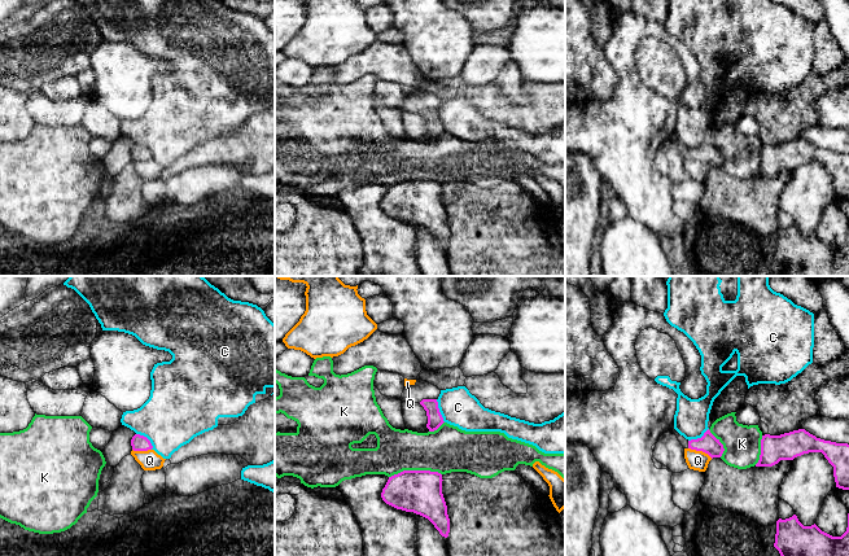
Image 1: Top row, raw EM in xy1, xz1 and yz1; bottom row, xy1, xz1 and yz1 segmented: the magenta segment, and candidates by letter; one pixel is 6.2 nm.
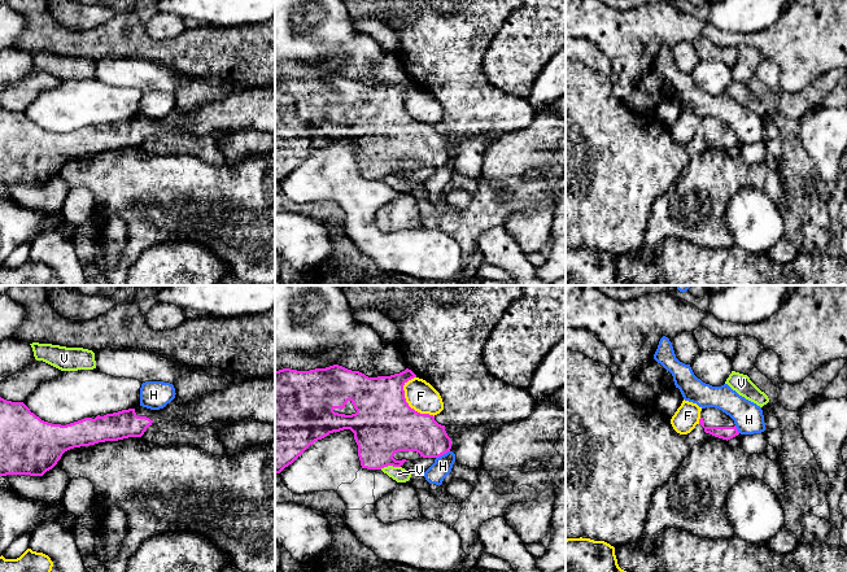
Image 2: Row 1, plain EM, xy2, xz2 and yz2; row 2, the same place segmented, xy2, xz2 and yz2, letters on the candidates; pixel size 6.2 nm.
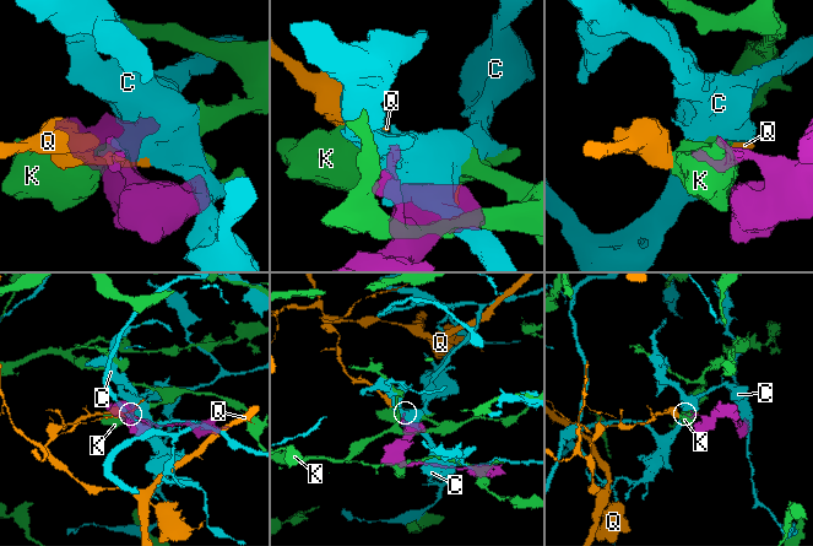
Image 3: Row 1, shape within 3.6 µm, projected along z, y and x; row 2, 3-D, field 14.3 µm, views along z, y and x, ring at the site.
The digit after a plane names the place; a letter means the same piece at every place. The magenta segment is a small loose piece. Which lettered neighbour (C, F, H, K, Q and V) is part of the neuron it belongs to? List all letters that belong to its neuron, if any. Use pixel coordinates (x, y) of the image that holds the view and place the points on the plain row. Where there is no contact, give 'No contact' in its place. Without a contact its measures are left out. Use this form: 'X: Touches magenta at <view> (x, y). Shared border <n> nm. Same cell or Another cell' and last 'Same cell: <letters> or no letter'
C: Touches magenta at xz1 (438, 121). Shared border 160 nm. Another cell
F: Touches magenta at xz2 (409, 116). Shared border 280 nm. Another cell
H: Touches magenta at xz2 (442, 164). Shared border 100 nm. Another cell
K: Touches magenta at xz1 (415, 180). Shared border 320 nm. Another cell
Q: Touches magenta at yz1 (700, 160). Shared border 170 nm. Another cell
V: Touches magenta at xz2 (389, 174). Shared border 130 nm. Another cell
Same cell: no letter

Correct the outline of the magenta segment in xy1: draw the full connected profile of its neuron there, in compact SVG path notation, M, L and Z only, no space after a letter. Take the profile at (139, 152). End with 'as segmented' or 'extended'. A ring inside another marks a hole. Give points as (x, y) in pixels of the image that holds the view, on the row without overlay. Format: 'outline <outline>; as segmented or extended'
outline M135 144L132 146L131 156L134 161L148 161L153 158L150 150L146 146L140 144Z; as segmented

